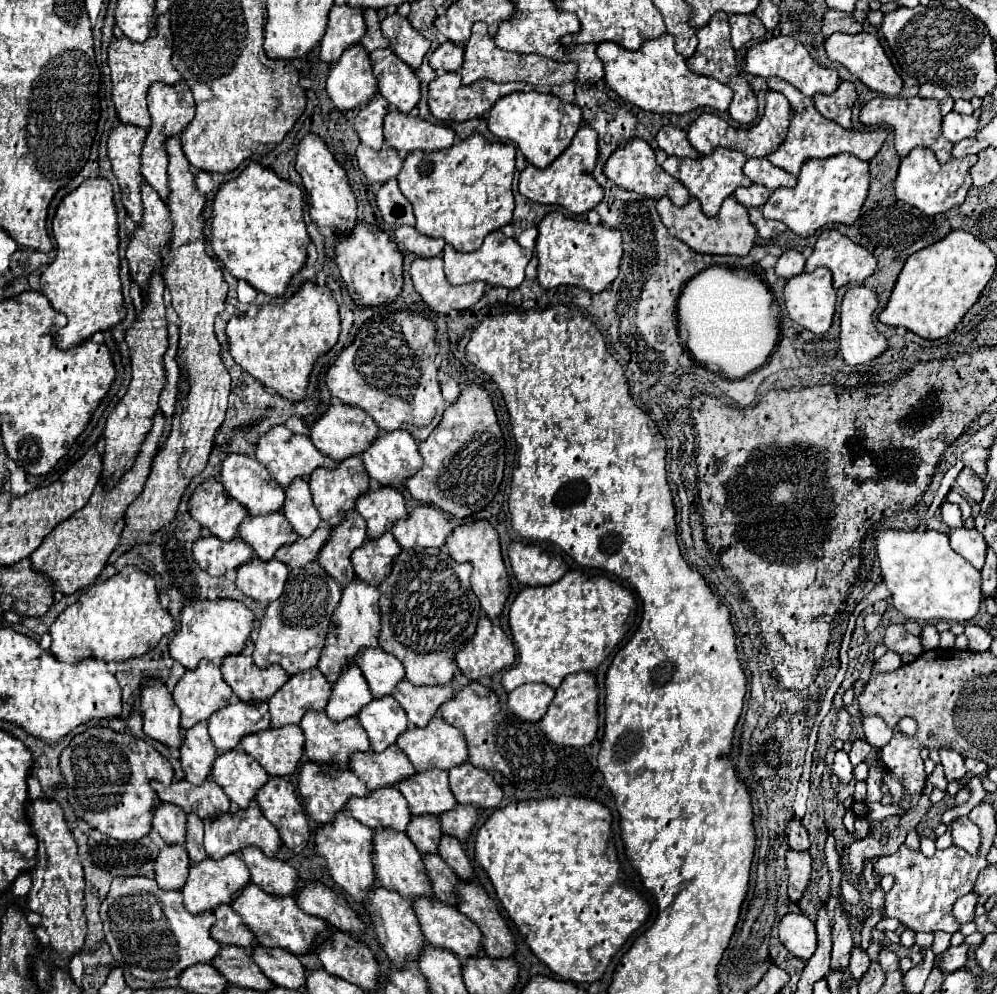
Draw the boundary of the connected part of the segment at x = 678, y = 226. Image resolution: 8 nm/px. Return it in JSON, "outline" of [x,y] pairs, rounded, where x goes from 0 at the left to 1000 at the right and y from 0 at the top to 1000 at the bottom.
{"outline":[[[669,197],[661,199],[659,201],[659,213],[663,217],[663,223],[669,227],[671,235],[675,235],[677,239],[685,241],[691,249],[695,249],[697,254],[703,254],[703,256],[737,256],[737,258],[747,258],[755,249],[755,243],[757,243],[759,235],[763,239],[777,239],[783,233],[789,231],[789,227],[785,223],[765,219],[761,209],[753,209],[751,211],[751,219],[749,219],[749,209],[743,207],[735,197],[725,201],[721,215],[715,217],[715,219],[705,215],[699,199],[693,199],[693,203],[689,203],[683,209],[677,207]]]}

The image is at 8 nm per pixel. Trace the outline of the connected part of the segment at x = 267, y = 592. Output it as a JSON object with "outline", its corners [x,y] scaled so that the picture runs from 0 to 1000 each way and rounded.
{"outline":[[[254,561],[252,565],[238,571],[238,592],[254,604],[274,606],[282,600],[288,579],[290,573],[284,565],[276,561],[268,565],[262,561]]]}

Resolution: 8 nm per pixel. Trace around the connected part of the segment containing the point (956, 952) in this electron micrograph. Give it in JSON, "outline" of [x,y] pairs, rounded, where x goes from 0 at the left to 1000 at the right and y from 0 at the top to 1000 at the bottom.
{"outline":[[[964,950],[964,952],[952,952],[946,960],[940,960],[938,962],[938,968],[936,968],[936,974],[942,974],[948,982],[966,974],[968,968],[970,968],[970,950]]]}

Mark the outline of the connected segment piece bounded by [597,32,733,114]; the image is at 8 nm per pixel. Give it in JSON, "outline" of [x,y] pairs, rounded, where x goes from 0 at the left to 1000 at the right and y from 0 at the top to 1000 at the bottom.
{"outline":[[[669,32],[663,34],[661,38],[647,40],[641,50],[627,50],[625,46],[619,46],[617,42],[601,42],[599,56],[605,62],[609,87],[617,95],[621,95],[627,103],[637,105],[649,113],[687,115],[697,111],[699,107],[729,111],[735,99],[731,87],[715,78],[693,72],[687,64],[687,58],[681,52],[677,52],[675,36]]]}

